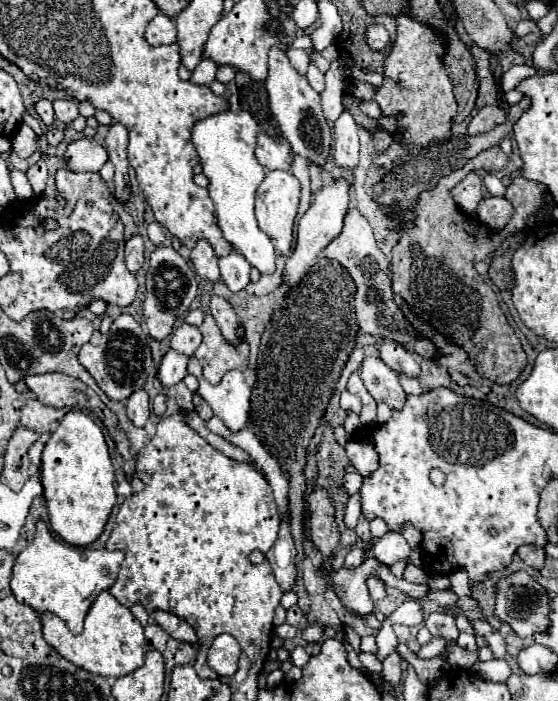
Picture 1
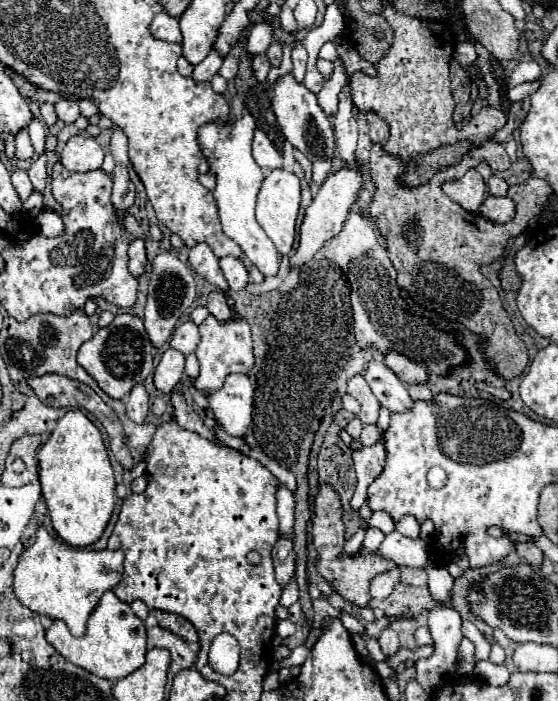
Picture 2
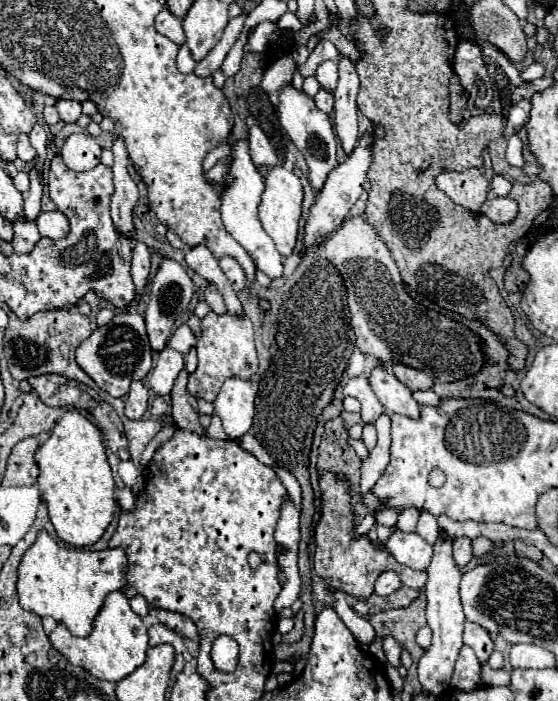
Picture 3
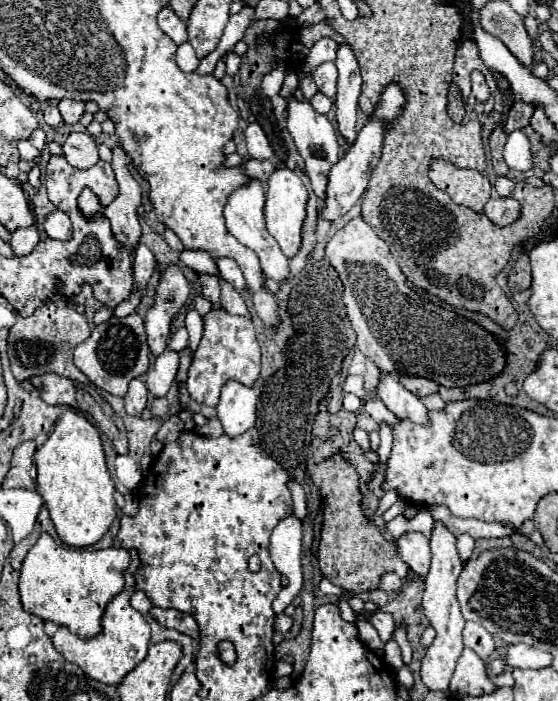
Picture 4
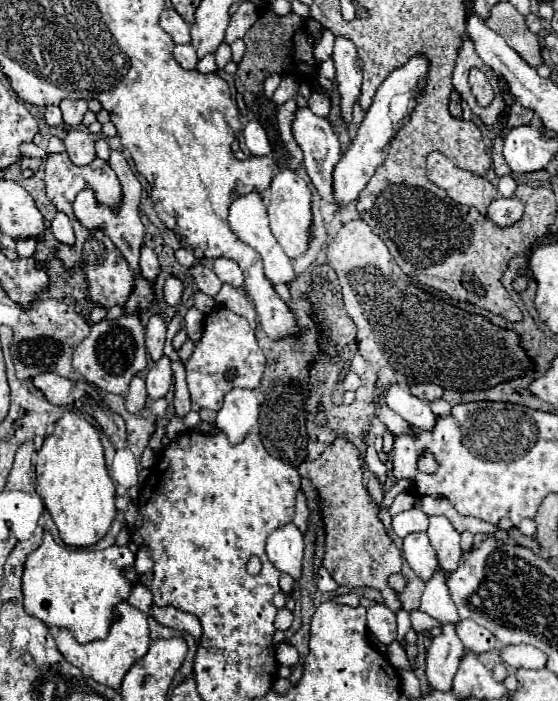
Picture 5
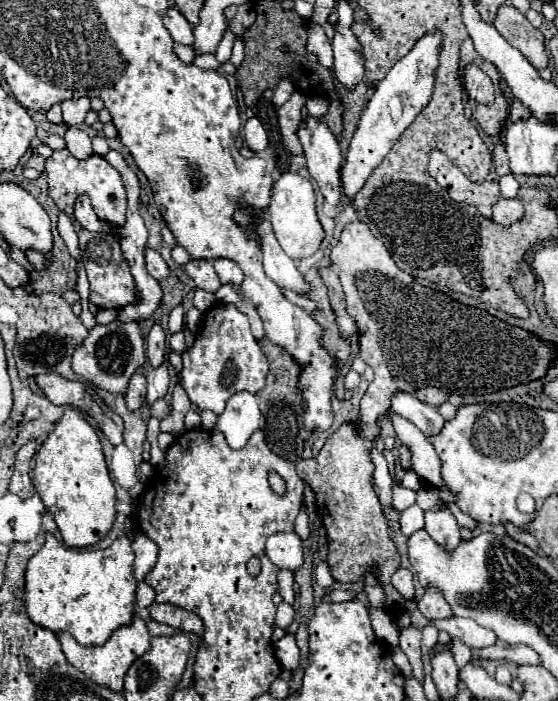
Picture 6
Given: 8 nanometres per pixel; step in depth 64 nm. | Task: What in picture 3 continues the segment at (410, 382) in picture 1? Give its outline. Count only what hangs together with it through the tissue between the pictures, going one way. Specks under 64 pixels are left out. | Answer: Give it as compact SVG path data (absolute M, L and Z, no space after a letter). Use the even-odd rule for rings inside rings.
M424 390L424 392L414 392L414 398L424 404L424 406L438 406L440 404L440 398L436 396L434 390Z

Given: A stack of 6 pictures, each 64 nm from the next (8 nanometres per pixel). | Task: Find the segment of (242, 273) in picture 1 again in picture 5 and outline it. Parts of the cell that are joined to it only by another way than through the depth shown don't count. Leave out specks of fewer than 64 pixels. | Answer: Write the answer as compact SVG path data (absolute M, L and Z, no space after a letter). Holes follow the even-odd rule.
M216 258L212 266L214 266L216 276L218 276L222 282L226 282L226 284L230 284L230 286L234 286L234 288L240 288L240 286L244 284L242 270L240 270L240 266L238 266L234 260L230 260L230 258Z

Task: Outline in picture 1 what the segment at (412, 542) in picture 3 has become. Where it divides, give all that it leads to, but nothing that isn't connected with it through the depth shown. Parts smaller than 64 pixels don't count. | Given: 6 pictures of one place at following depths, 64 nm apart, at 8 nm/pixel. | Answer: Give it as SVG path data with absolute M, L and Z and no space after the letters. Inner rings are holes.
M388 532L386 536L382 536L380 542L372 548L372 556L386 566L392 566L400 560L406 560L414 566L422 566L422 548L410 548L400 532Z

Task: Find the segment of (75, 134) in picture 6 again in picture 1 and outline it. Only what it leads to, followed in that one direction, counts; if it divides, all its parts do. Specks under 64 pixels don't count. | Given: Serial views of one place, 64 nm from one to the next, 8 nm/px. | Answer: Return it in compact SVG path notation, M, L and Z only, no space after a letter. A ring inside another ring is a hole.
M86 137L67 146L64 154L66 168L74 172L98 172L108 160L106 150L92 139Z

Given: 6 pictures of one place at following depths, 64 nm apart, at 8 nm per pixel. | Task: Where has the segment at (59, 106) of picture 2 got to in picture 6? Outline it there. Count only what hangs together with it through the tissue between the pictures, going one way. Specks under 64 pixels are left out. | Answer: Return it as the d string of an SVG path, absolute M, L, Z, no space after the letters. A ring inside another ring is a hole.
M82 96L78 100L64 100L62 102L62 114L64 114L64 122L68 126L82 124L88 110L90 110L90 98L88 96Z

